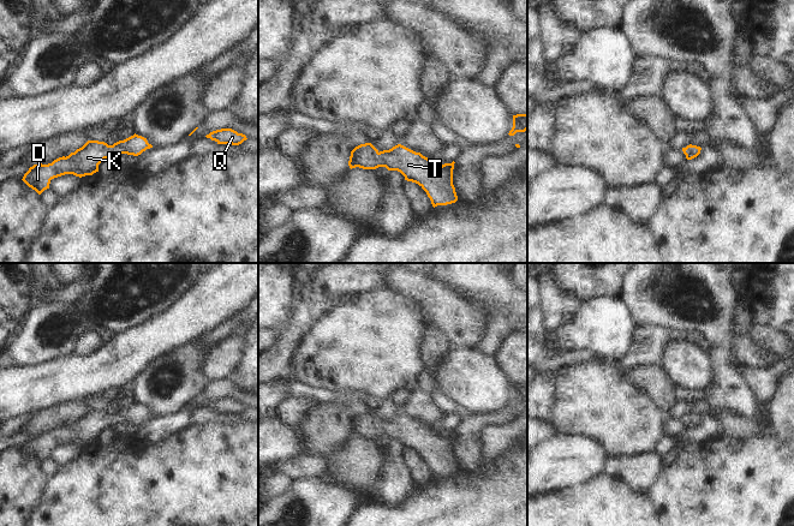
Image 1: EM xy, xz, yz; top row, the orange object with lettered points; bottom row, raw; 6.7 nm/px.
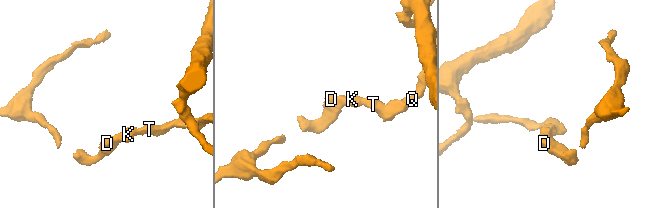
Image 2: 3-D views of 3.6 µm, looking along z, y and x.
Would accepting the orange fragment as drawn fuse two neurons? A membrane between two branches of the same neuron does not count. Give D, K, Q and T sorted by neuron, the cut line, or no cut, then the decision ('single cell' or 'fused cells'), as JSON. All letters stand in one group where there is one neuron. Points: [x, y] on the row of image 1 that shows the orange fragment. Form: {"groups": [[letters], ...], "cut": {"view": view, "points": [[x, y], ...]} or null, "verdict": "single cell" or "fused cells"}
{"groups": [["D", "K", "Q", "T"]], "cut": null, "verdict": "single cell"}

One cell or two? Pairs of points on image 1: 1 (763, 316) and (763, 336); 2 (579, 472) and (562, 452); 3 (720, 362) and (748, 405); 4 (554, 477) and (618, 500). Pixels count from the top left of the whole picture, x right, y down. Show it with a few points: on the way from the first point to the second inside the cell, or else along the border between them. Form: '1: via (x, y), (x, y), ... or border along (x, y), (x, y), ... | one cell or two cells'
1: border along (753, 322), (760, 326), (770, 326), (781, 334) | two cells
2: via (578, 467), (567, 456) | one cell
3: via (724, 372), (727, 384), (738, 395) | one cell
4: border along (602, 473), (584, 483), (548, 491) | two cells

